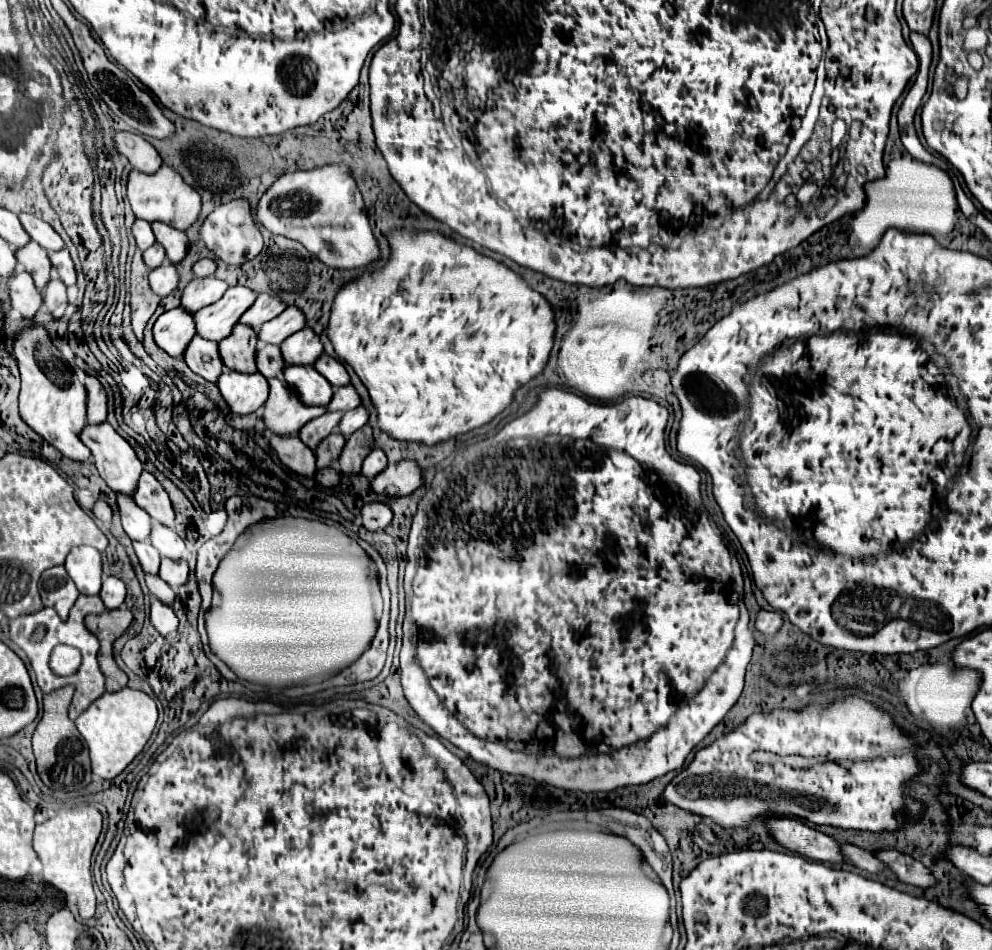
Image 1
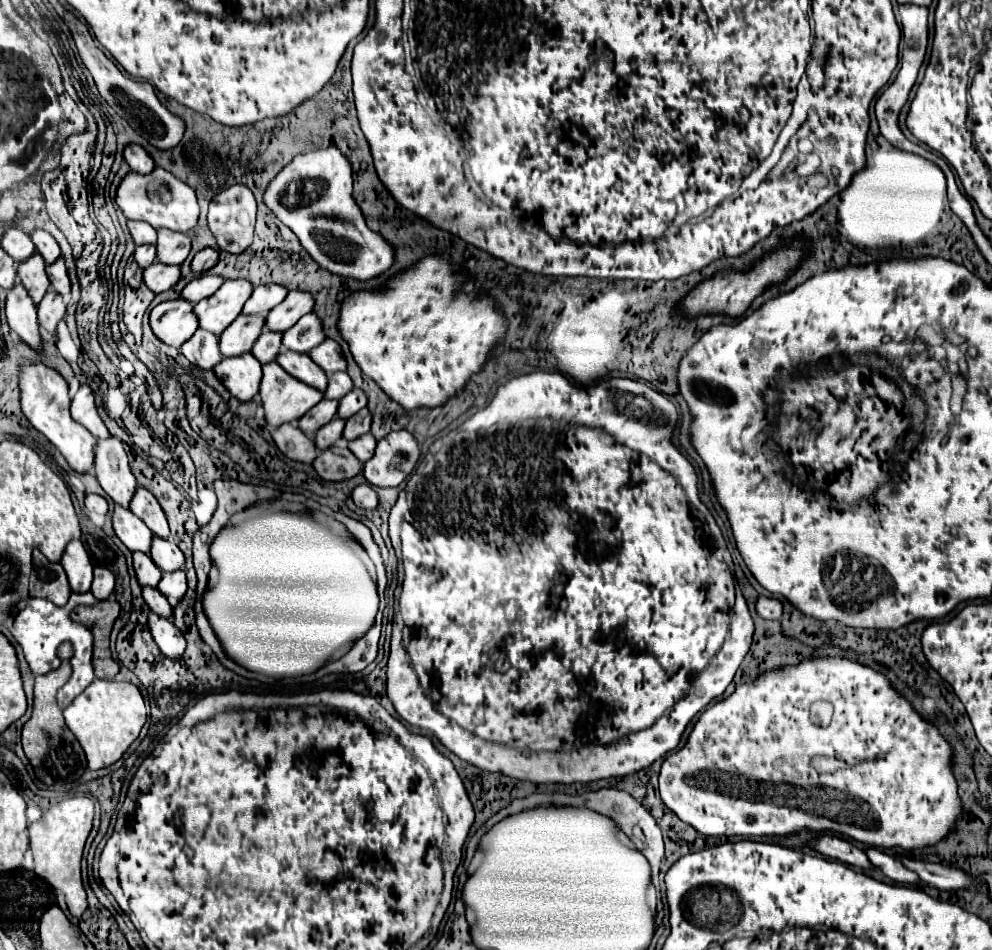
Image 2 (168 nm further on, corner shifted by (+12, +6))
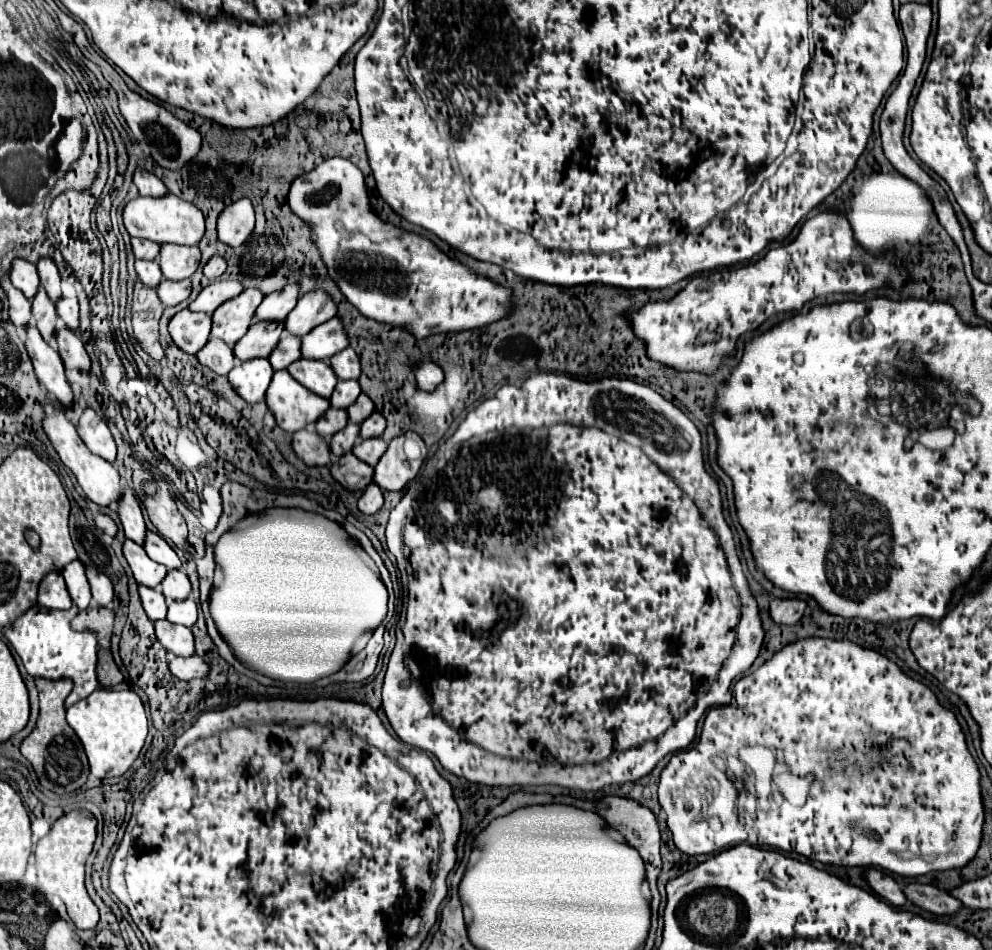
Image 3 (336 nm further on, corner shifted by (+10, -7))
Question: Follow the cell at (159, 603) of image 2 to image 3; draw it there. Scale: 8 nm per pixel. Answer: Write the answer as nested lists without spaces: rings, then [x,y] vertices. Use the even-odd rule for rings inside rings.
[[[168,620],[154,622],[156,638],[160,644],[174,656],[194,656],[194,636],[192,630],[186,626],[174,626]]]

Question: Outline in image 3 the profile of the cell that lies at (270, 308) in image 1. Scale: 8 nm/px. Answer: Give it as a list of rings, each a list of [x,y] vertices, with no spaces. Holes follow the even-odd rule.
[[[286,286],[284,290],[272,292],[262,300],[262,306],[258,306],[256,320],[284,320],[296,306],[300,296],[300,286]]]

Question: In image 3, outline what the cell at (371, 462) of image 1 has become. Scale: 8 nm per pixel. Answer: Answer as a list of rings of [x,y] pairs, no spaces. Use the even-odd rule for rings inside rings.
[[[366,438],[366,440],[358,440],[352,452],[360,460],[364,460],[366,464],[376,466],[378,460],[380,460],[380,456],[386,452],[386,448],[388,448],[388,444],[382,442],[382,438]]]

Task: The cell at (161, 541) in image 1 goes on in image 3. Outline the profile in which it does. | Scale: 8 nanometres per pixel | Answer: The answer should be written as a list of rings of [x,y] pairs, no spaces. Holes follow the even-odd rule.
[[[170,570],[162,582],[162,594],[166,596],[166,600],[180,602],[180,600],[186,600],[190,596],[190,592],[192,592],[192,586],[190,586],[188,576],[182,570],[178,570],[178,572]]]

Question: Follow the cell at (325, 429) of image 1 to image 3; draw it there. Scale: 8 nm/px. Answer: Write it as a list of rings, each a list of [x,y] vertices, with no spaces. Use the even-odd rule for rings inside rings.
[[[330,408],[326,410],[326,414],[322,414],[322,418],[316,422],[316,432],[324,434],[326,440],[330,440],[338,430],[342,430],[348,424],[348,414],[346,410],[336,410]]]

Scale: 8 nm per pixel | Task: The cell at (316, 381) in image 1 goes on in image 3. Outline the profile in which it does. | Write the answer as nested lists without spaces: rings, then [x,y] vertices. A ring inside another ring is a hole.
[[[300,358],[298,362],[288,366],[288,372],[292,374],[294,380],[298,380],[310,392],[314,392],[314,394],[318,394],[322,398],[330,398],[330,394],[334,392],[336,374],[330,368],[330,364],[326,364],[322,360]]]

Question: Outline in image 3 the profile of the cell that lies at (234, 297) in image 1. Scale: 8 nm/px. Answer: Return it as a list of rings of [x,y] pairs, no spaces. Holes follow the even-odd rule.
[[[244,290],[238,298],[224,302],[212,314],[212,336],[222,338],[230,346],[234,346],[254,322],[254,312],[264,300],[260,290]]]

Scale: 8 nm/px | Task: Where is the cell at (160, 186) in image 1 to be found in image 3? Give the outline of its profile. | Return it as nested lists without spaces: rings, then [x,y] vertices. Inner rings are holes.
[[[168,194],[166,198],[142,198],[138,196],[136,200],[130,200],[124,208],[124,226],[128,230],[130,236],[136,236],[136,238],[146,238],[146,240],[154,240],[158,244],[164,244],[164,242],[170,242],[170,244],[198,244],[204,236],[204,216],[202,212],[174,196],[174,194]]]

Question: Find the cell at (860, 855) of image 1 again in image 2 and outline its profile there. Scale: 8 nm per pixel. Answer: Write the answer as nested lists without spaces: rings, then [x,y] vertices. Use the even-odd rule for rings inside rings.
[[[868,847],[866,851],[866,857],[870,859],[872,867],[876,867],[878,871],[882,871],[886,877],[890,877],[892,881],[898,881],[898,883],[918,883],[918,877],[908,871],[906,867],[900,865],[900,861],[896,861],[894,857],[882,853],[880,849],[874,849],[874,847]]]

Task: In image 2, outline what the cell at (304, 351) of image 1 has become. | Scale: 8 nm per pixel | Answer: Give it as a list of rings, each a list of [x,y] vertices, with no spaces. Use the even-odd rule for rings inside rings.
[[[314,313],[304,315],[294,327],[282,333],[282,345],[296,353],[308,353],[312,347],[324,341],[320,319]]]

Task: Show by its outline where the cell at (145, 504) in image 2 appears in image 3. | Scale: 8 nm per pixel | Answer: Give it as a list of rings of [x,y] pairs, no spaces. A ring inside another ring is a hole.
[[[148,532],[144,550],[146,550],[146,554],[148,554],[154,562],[164,564],[164,566],[170,568],[170,570],[180,570],[180,568],[182,568],[182,562],[180,562],[180,558],[176,556],[176,552],[168,546],[166,540],[162,540],[162,538],[160,538],[158,534],[154,534],[154,532]]]

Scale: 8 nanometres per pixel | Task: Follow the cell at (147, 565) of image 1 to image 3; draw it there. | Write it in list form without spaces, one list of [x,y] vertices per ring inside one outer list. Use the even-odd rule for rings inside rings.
[[[140,586],[140,598],[142,598],[142,606],[148,614],[150,620],[164,620],[166,618],[166,600],[162,594],[158,594],[156,590],[150,590],[146,586]]]

